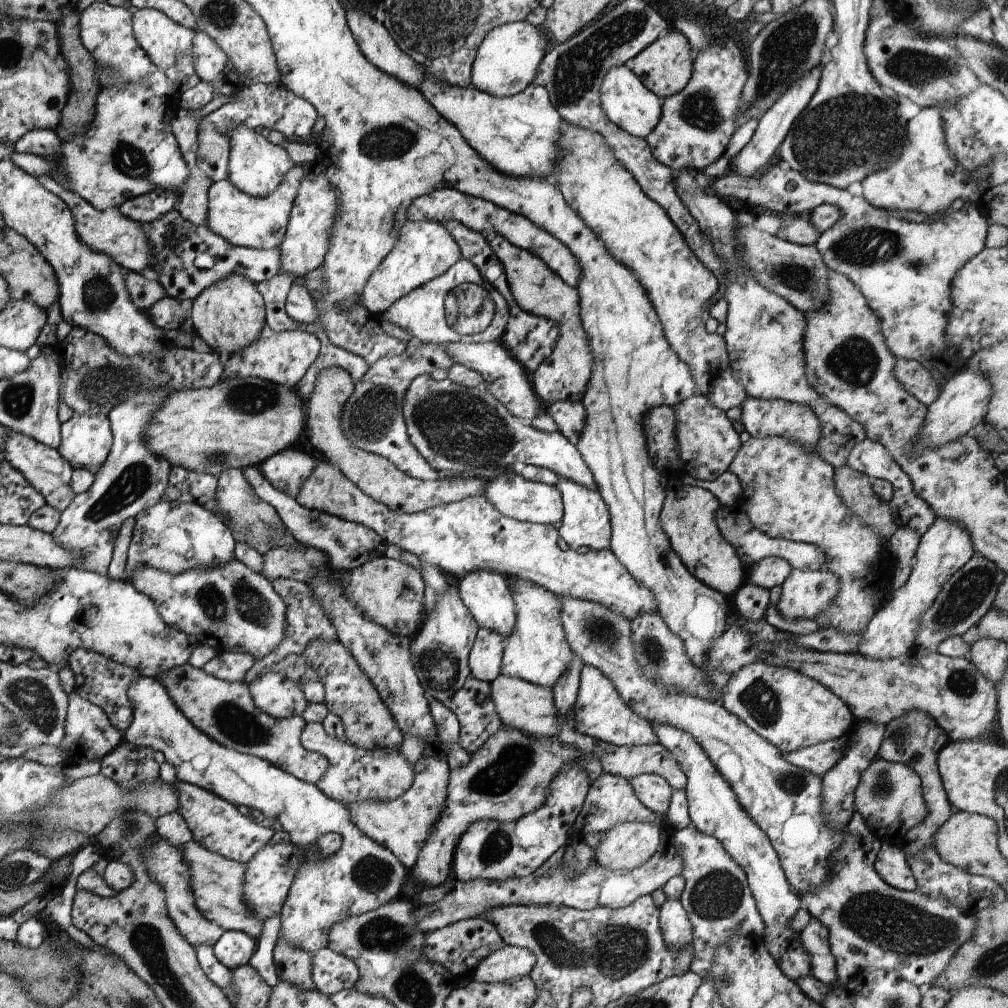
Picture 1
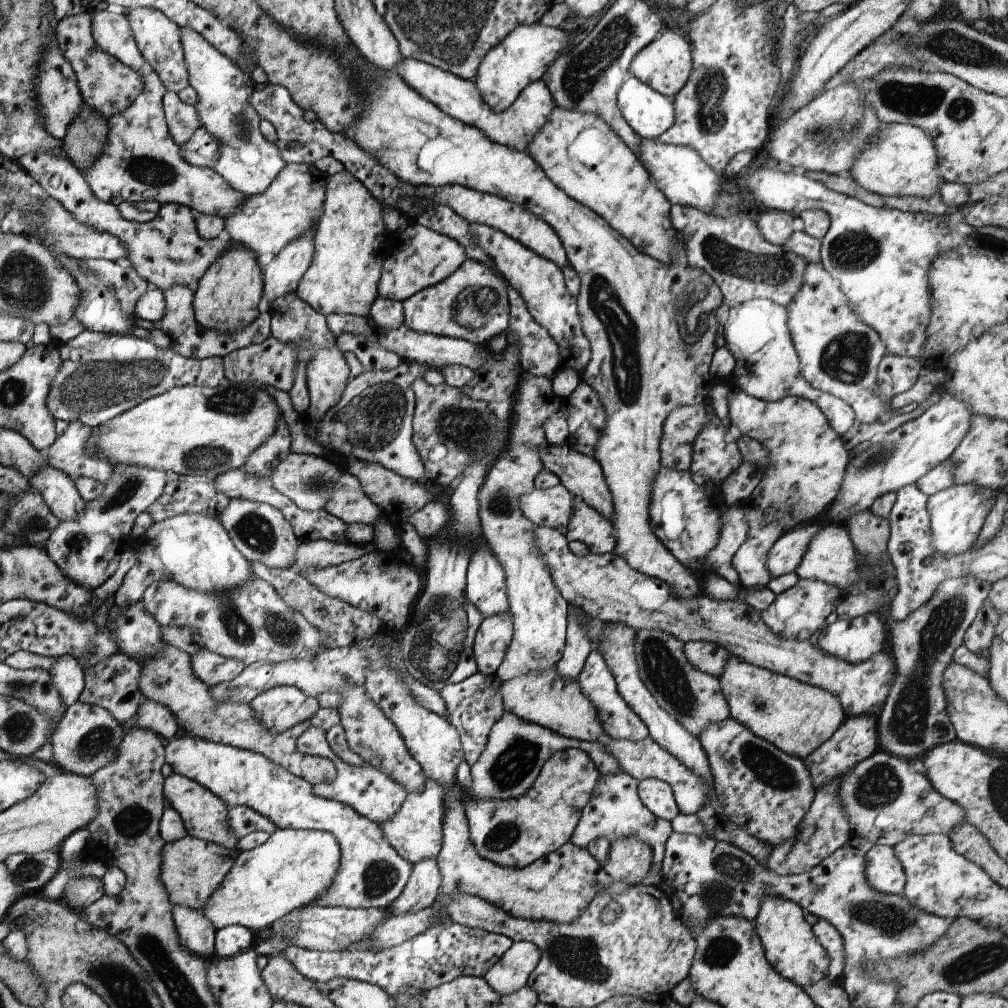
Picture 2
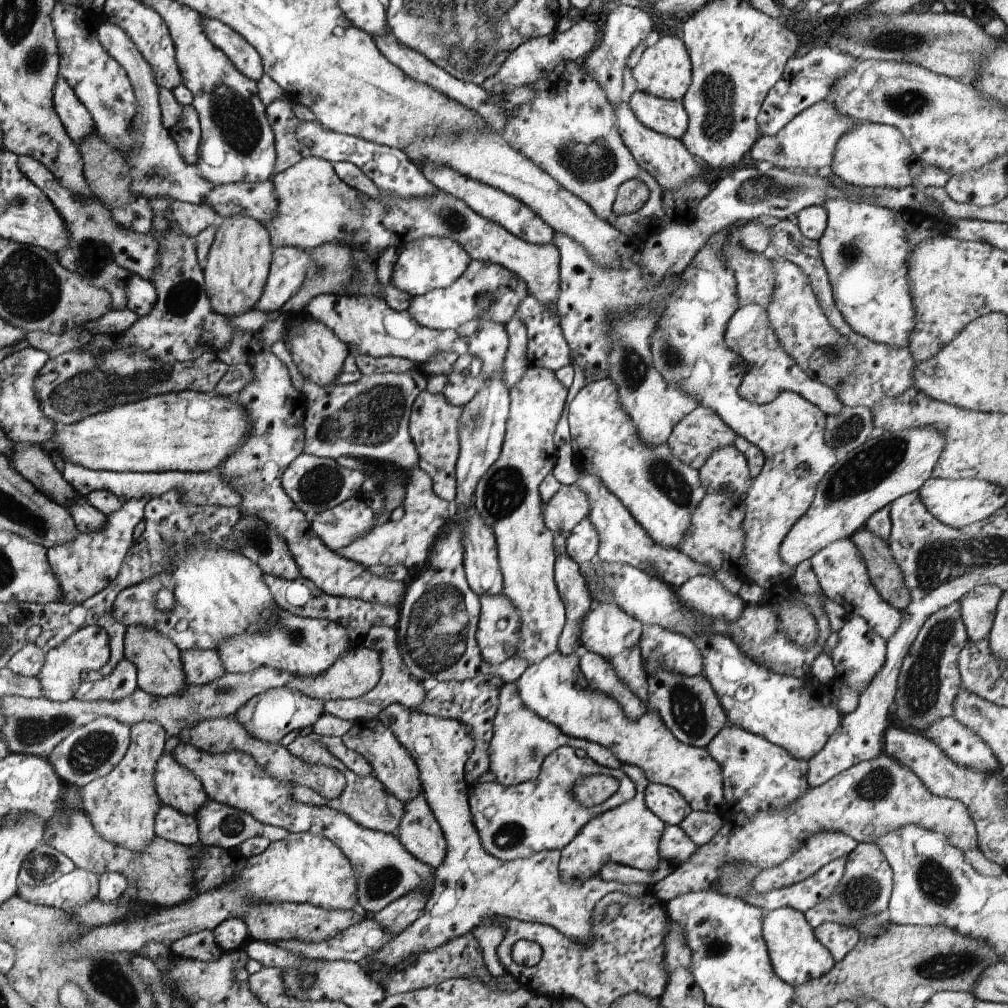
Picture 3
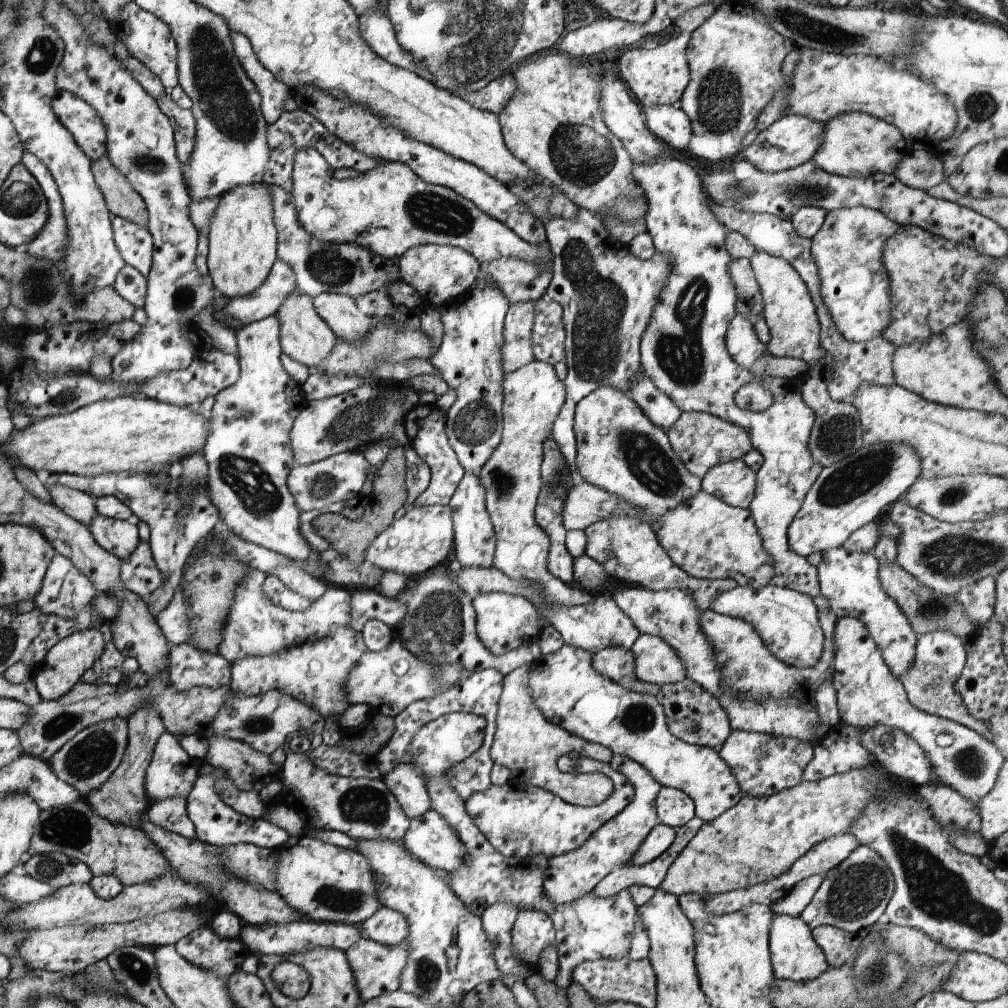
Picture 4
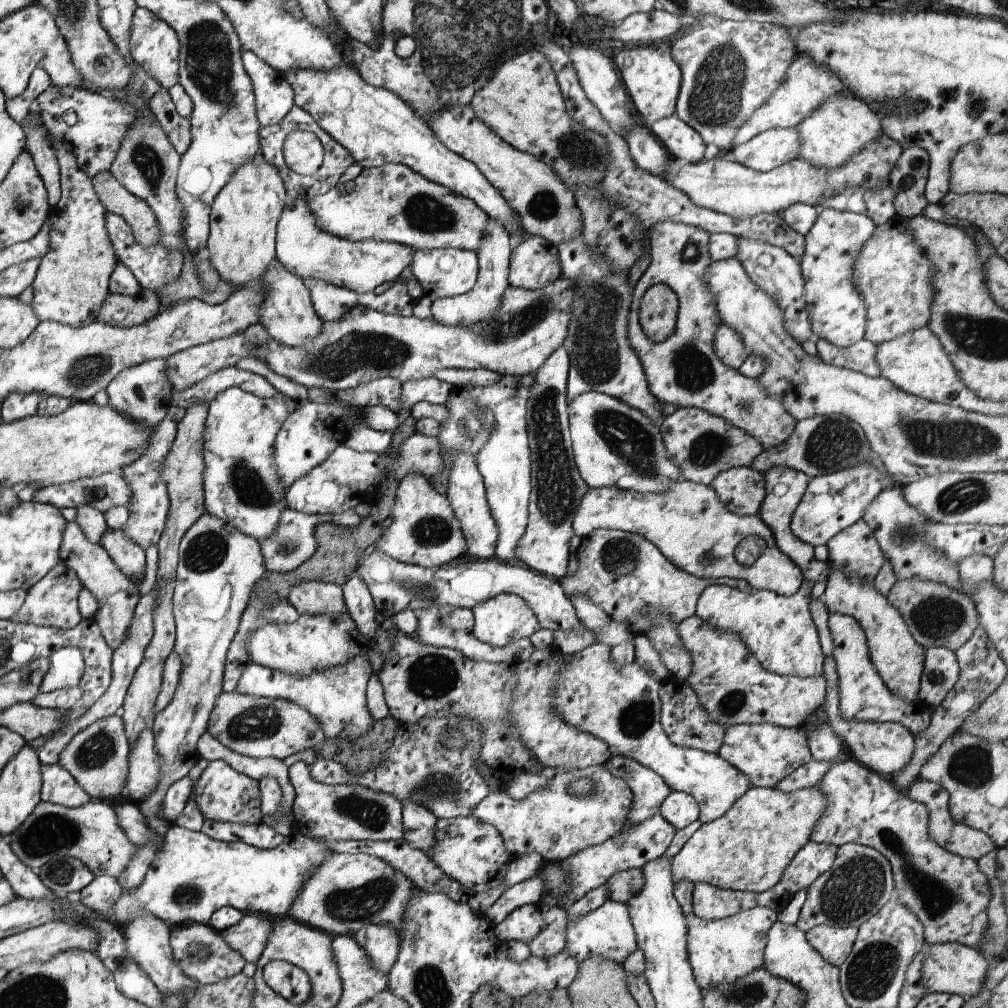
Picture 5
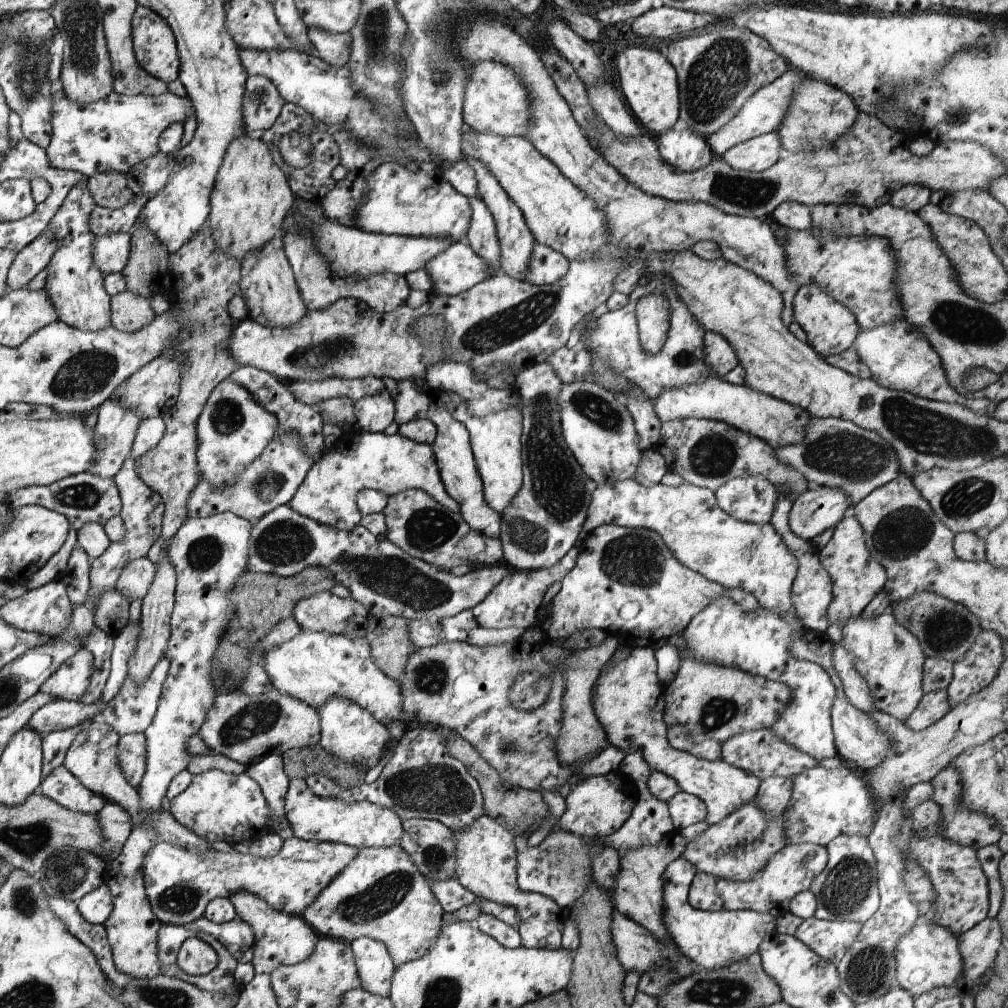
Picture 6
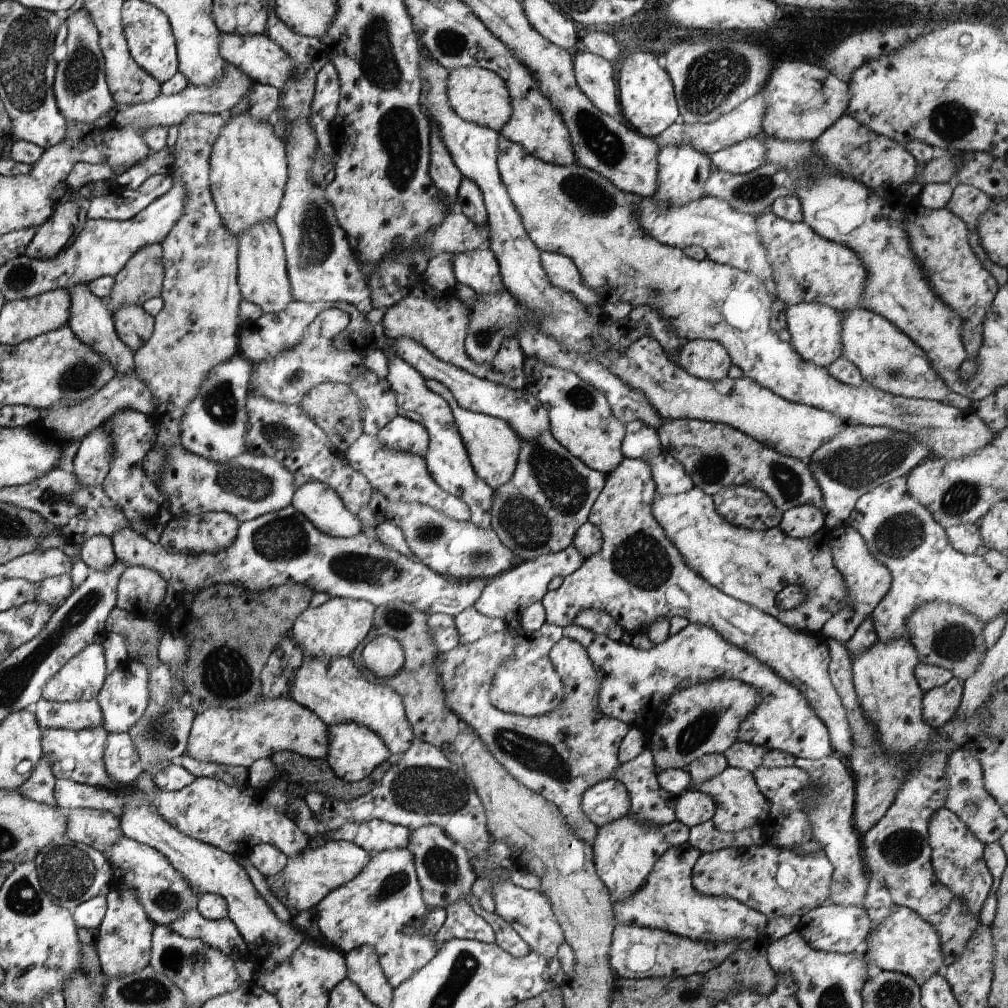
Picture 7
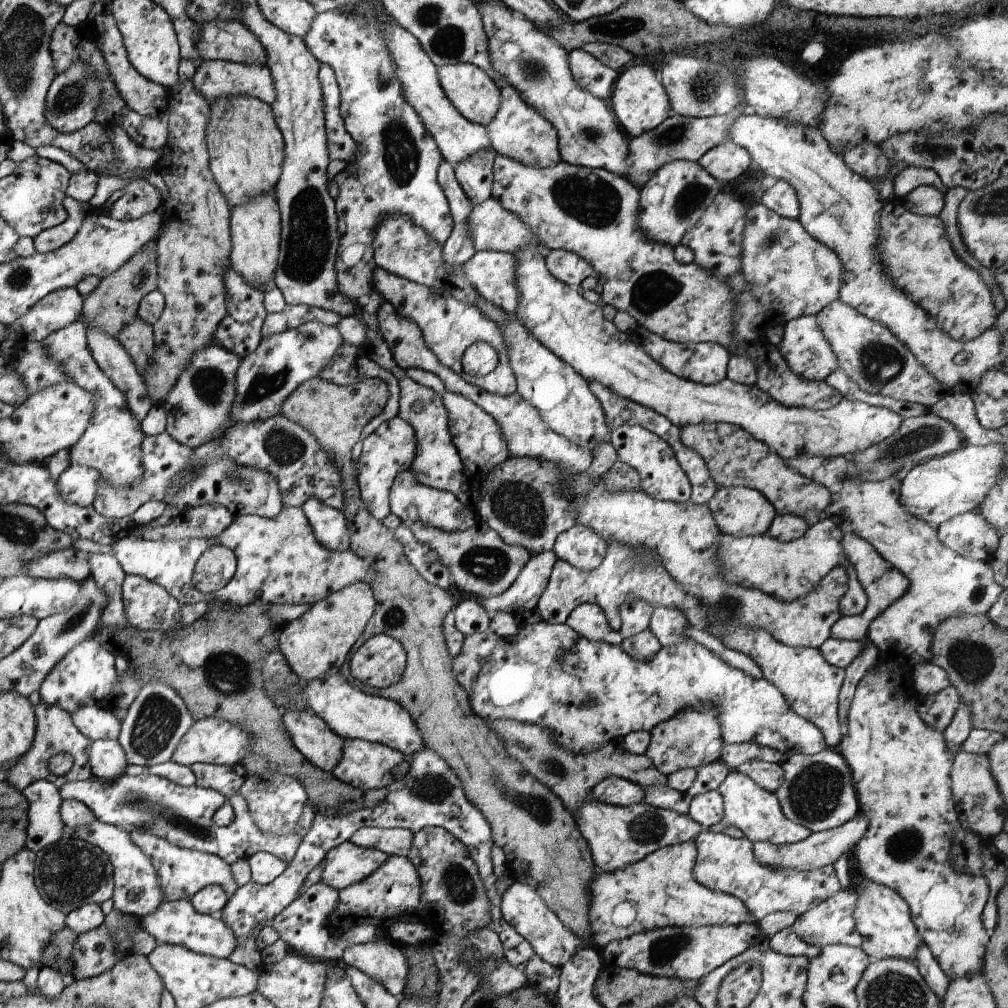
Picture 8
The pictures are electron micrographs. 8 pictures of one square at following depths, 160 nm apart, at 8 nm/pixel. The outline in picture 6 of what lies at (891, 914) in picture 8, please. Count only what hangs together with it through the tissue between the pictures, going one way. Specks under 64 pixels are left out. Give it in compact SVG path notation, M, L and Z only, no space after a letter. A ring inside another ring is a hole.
M920 918L895 946L895 975L898 984L913 998L941 986L955 986L956 979L963 973L963 960L958 948L958 937L947 928Z

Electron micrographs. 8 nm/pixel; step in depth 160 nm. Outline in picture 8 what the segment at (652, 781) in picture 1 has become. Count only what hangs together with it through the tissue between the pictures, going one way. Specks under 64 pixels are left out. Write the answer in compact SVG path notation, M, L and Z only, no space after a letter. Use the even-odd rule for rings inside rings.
M714 789L695 796L691 800L688 814L704 828L718 824L725 815L722 793Z

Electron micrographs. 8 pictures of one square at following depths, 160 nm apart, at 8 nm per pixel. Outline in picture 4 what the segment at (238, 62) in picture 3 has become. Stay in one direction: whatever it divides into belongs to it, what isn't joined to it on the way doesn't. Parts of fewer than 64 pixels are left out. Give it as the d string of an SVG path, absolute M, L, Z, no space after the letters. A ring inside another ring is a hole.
M231 32L233 48L245 72L254 80L258 92L261 93L261 111L267 124L272 124L284 111L285 100L292 96L289 86L277 79L257 59L252 42L240 33Z

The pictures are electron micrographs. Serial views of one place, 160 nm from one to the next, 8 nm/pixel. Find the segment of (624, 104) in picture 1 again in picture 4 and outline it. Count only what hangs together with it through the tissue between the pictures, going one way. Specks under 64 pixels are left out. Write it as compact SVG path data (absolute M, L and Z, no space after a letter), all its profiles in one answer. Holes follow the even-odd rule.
M654 105L643 110L652 134L676 150L686 150L693 137L692 123L678 105Z

